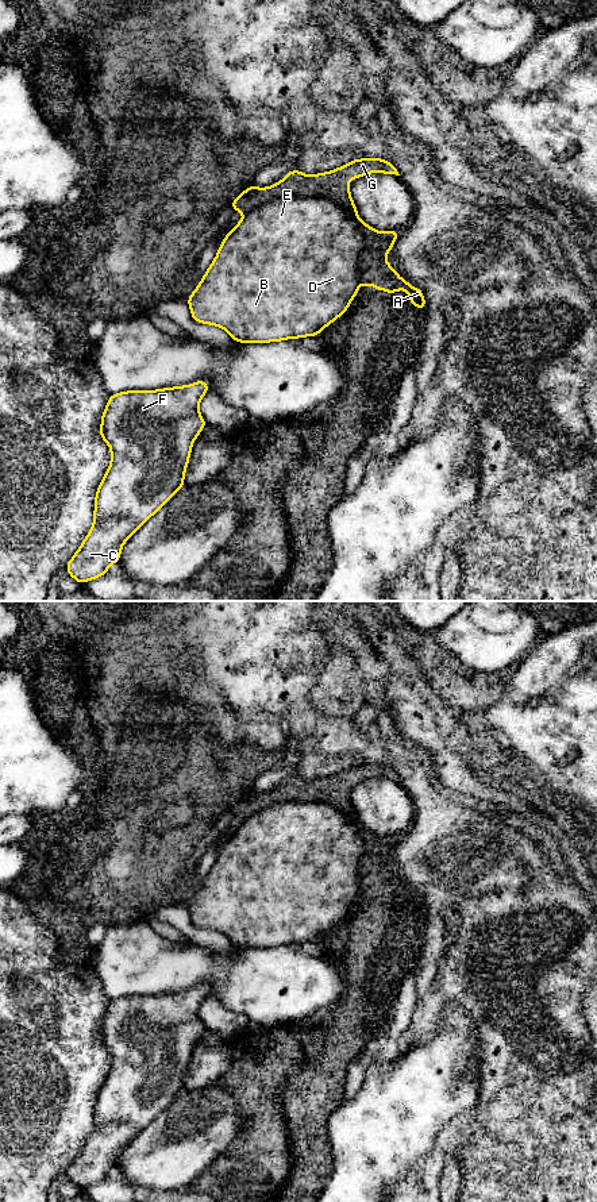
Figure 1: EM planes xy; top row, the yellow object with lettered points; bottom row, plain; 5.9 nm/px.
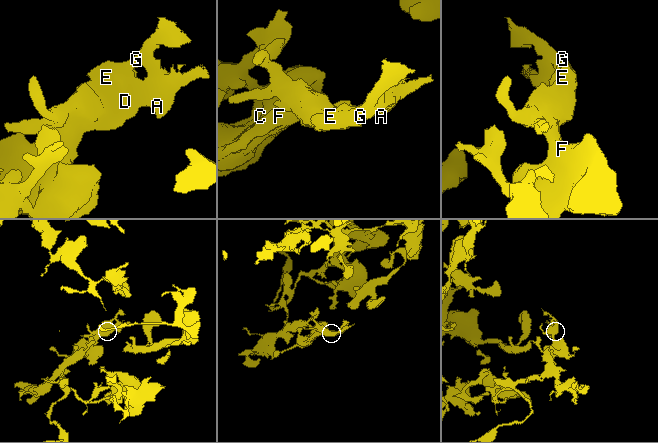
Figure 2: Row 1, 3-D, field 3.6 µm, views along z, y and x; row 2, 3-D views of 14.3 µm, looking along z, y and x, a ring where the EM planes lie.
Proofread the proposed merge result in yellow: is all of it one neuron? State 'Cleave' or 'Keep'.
Cleave

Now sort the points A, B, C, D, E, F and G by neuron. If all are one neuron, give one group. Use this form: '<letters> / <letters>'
A G / B C D E F

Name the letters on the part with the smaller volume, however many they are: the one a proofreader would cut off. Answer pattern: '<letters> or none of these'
A, G

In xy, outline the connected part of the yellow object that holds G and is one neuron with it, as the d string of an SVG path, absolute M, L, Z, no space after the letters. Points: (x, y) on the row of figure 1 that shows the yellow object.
M380 158L354 159L335 170L313 176L307 176L294 169L271 186L255 188L251 185L231 203L231 207L235 211L247 213L262 204L289 196L315 196L336 203L358 224L365 238L359 266L361 284L375 286L378 292L385 289L388 294L404 289L408 292L408 298L413 307L424 311L425 298L423 297L423 290L404 281L386 262L386 254L392 250L400 232L377 231L363 223L358 216L350 194L348 180L357 180L369 173L400 176L393 163Z

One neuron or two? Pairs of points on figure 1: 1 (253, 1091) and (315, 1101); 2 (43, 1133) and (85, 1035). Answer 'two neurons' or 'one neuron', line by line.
1: two neurons
2: one neuron

